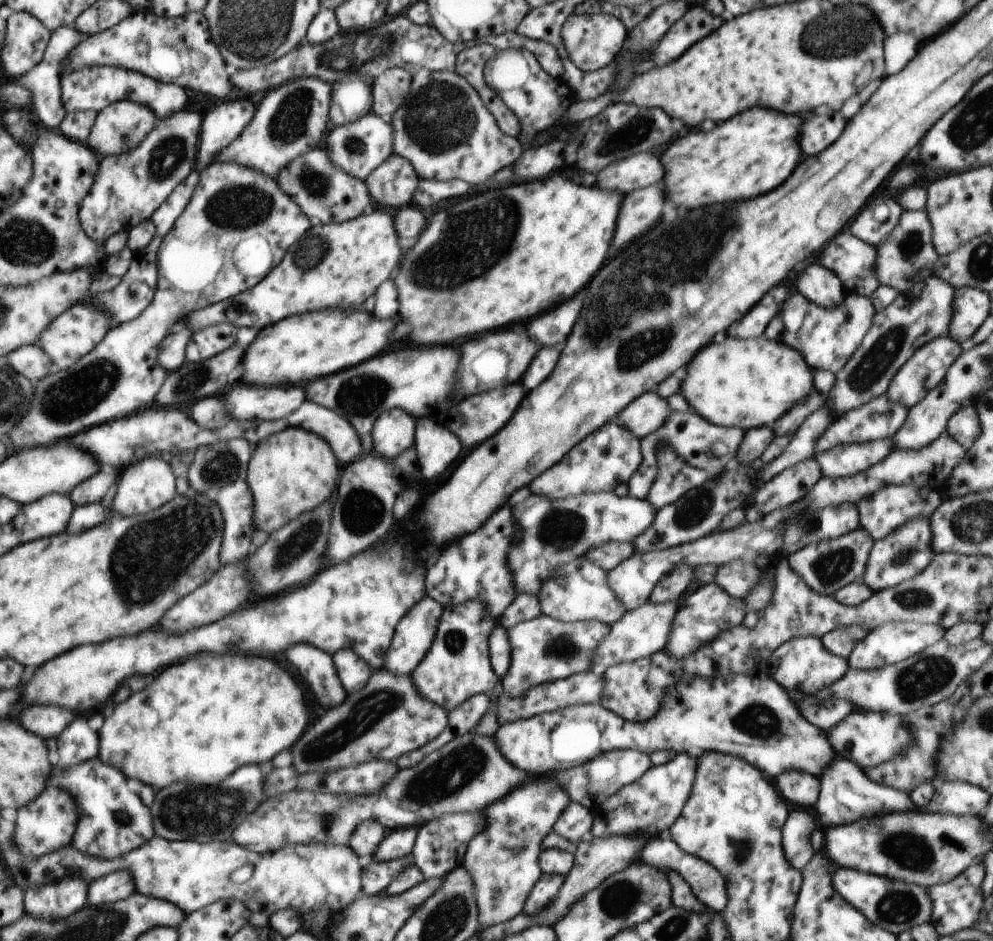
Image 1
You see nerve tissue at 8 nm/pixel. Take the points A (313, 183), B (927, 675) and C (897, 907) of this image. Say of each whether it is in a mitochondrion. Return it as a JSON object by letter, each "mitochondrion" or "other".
{"A":"mitochondrion","B":"mitochondrion","C":"mitochondrion"}

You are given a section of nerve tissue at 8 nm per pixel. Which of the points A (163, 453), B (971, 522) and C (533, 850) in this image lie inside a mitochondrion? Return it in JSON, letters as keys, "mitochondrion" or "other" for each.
{"A":"other","B":"mitochondrion","C":"other"}

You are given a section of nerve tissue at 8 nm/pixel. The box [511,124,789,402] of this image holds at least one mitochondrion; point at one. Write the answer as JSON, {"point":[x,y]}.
{"point":[649,344]}

